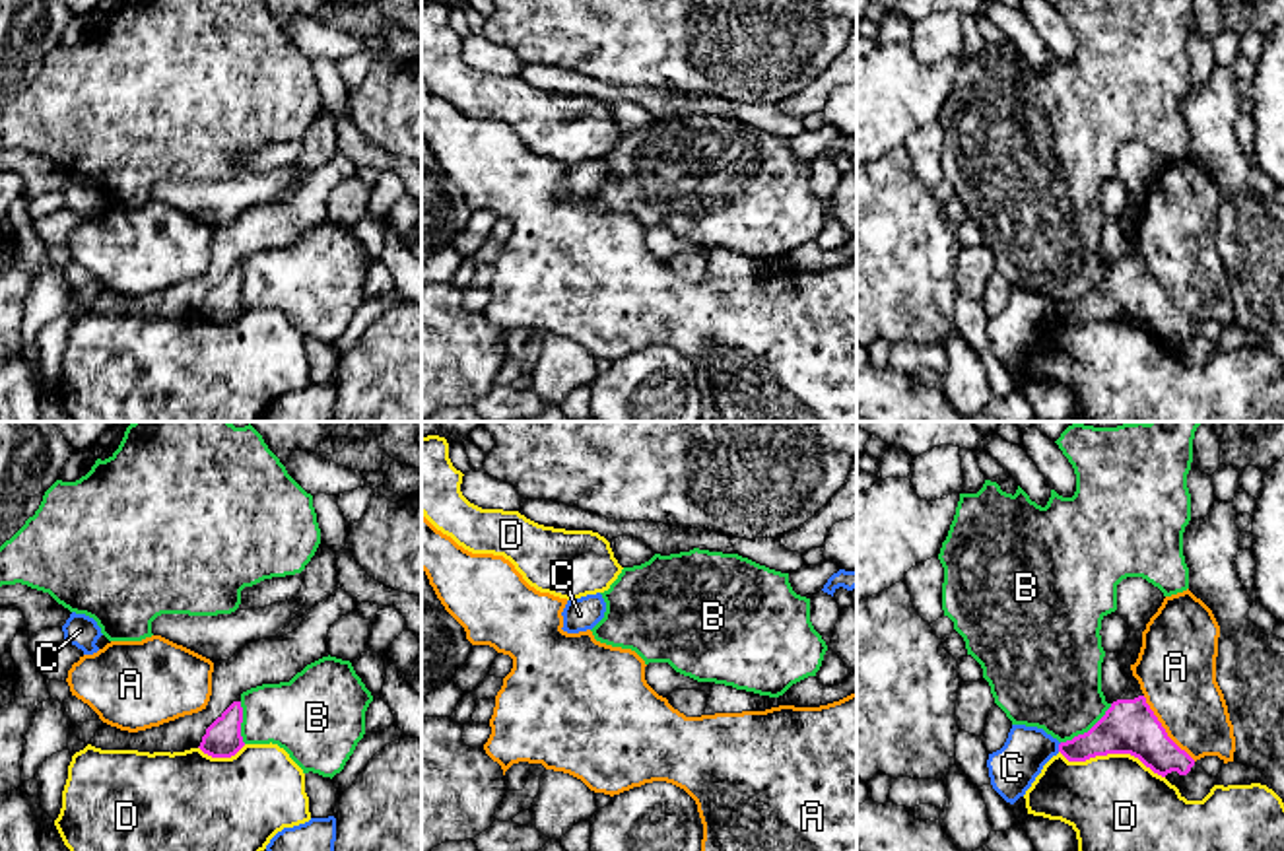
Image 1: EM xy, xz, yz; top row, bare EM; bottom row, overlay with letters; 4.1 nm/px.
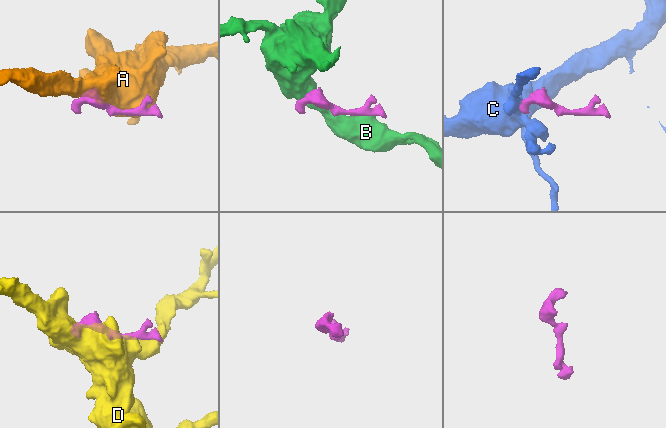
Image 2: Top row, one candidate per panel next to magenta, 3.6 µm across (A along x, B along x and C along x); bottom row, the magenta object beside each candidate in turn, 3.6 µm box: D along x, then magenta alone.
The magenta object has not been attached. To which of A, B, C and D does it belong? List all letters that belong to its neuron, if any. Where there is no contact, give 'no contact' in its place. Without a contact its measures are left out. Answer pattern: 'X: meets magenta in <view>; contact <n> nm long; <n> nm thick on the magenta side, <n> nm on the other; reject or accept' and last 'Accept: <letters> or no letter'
A: meets magenta in yz; contact 340 nm long; 220 nm thick on the magenta side, 320 nm on the other; reject
B: meets magenta in yz; contact 280 nm long; 220 nm thick on the magenta side, 400 nm on the other; reject
C: meets magenta in yz; contact 40 nm long; 180 nm thick on the magenta side, 200 nm on the other; reject
D: meets magenta in yz; contact 460 nm long; 220 nm thick on the magenta side, 420 nm on the other; reject
Accept: no letter

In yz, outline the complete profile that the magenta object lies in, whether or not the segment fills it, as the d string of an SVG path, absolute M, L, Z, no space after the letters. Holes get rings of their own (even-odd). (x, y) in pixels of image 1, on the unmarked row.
M1134 241L1105 280L1088 297L1061 307L1059 317L1068 326L1131 319L1162 342L1171 336L1187 340L1195 330L1195 324L1167 301Z

